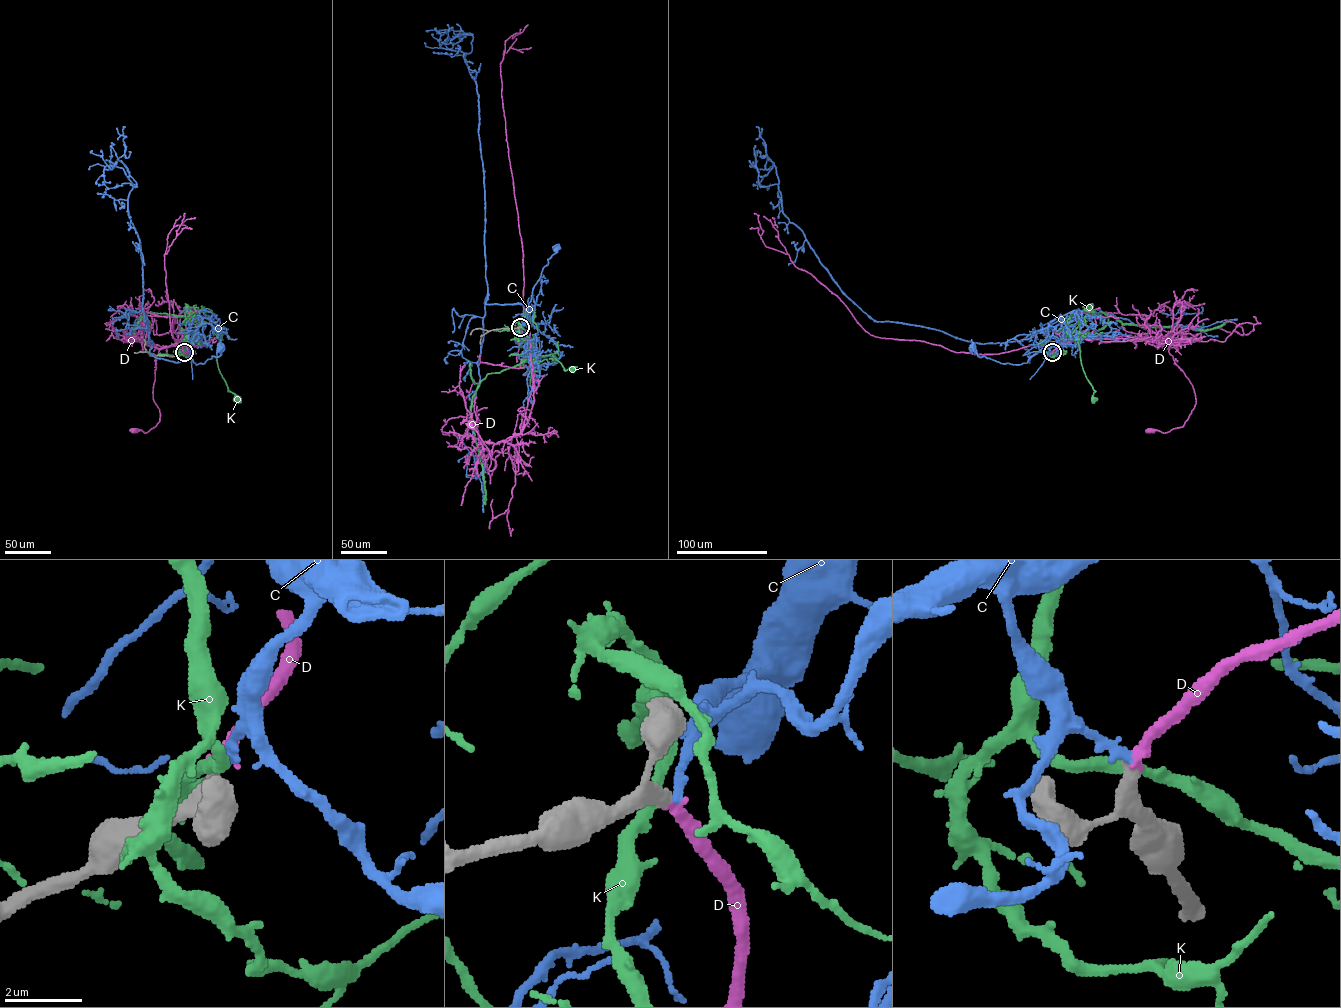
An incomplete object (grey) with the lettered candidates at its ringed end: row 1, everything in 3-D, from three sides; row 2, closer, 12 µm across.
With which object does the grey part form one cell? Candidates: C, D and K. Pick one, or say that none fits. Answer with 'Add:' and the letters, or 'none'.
Add: D

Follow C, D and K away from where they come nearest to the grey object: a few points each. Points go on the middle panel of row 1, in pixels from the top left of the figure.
C: (520, 327), (533, 288), (548, 259), (557, 252), (555, 248)
D: (520, 327), (521, 336), (530, 346), (532, 391), (522, 431), (492, 446), (491, 471), (496, 461), (470, 424)
K: (520, 327), (525, 358), (534, 359), (555, 353), (552, 355), (565, 370), (574, 369)

